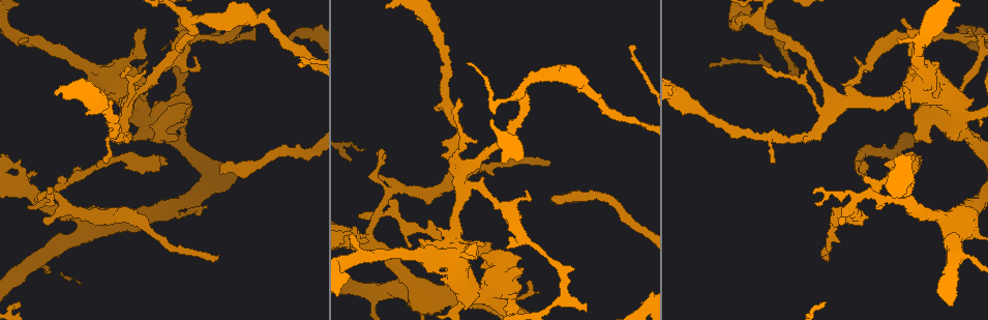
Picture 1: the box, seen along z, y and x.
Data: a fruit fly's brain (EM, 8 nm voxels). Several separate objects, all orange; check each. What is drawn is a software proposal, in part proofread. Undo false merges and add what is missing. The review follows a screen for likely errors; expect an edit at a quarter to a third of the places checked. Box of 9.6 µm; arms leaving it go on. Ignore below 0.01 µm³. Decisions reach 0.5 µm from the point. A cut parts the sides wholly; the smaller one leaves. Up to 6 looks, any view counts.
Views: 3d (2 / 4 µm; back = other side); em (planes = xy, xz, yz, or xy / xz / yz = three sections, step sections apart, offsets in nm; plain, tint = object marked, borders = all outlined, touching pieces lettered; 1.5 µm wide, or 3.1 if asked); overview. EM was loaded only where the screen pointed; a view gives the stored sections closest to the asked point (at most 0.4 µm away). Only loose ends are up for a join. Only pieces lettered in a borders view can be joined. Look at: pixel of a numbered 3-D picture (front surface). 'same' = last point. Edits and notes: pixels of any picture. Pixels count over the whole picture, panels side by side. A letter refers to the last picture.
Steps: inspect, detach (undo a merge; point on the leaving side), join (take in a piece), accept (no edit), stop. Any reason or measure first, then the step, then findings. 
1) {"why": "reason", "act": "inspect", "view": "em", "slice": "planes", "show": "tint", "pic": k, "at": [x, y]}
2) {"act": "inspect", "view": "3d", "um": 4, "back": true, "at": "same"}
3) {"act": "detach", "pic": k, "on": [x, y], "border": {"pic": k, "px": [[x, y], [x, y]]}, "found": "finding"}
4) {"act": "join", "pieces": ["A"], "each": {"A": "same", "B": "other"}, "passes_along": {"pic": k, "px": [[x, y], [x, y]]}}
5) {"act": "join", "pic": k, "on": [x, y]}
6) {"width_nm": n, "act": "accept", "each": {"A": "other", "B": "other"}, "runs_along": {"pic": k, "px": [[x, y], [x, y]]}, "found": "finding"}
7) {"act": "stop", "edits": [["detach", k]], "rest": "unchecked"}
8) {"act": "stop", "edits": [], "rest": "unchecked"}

{"why": "free end", "act": "inspect", "view": "3d", "um": 4, "pic": 1, "at": [128, 67]}

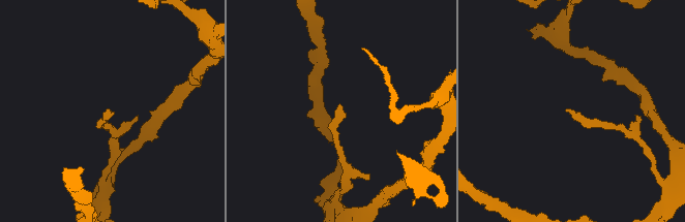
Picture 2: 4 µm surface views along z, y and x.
{"why": "now the EM", "act": "inspect", "view": "em", "slice": "planes", "show": "tint", "pic": 2, "at": [567, 112]}

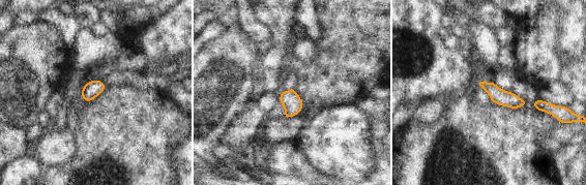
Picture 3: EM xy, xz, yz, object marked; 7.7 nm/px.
{"act": "inspect", "view": "em", "slice": "planes", "show": "borders", "at": "same"}

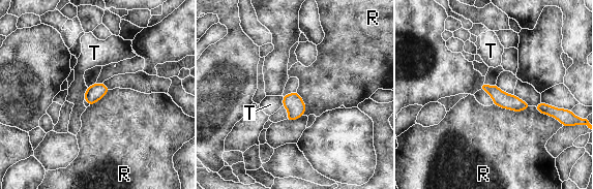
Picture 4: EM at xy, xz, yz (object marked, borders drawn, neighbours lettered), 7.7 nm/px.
{"longest_contact_nm": ["R", 300], "act": "accept", "each": {"R": "other", "T": "other"}, "border": {"pic": 4, "px": [[494, 103], [516, 112], [531, 106]]}, "found": "no lettered piece goes on from it"}

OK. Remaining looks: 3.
{"act": "inspect", "view": "em", "slice": "planes", "show": "borders", "pic": 1, "at": [176, 137]}

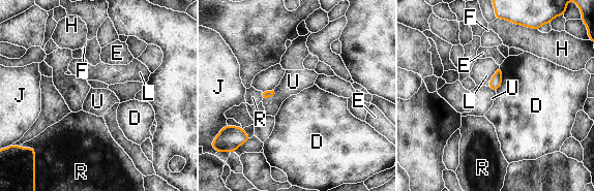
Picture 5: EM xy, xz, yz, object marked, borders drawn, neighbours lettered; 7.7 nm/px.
{"act": "accept", "each": {"D": "other", "E": "other", "F": "other", "H": "other", "J": "other", "L": "other", "R": "other", "U": "other"}, "border": {"pic": 5, "px": [[500, 68], [501, 86], [496, 91]]}, "found": "no lettered piece goes on from it"}

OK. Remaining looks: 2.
{"why": "branch stops here", "act": "inspect", "view": "em", "slice": "xz", "step": 8, "show": "tint", "pic": 1, "at": [50, 192]}

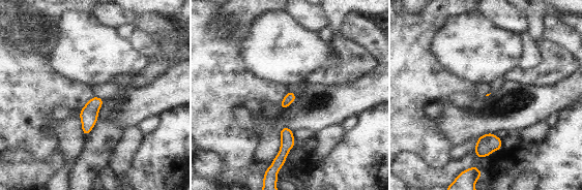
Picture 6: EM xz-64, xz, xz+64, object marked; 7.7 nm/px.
{"why": "another direction", "act": "inspect", "view": "em", "slice": "planes", "show": "borders", "at": "same"}

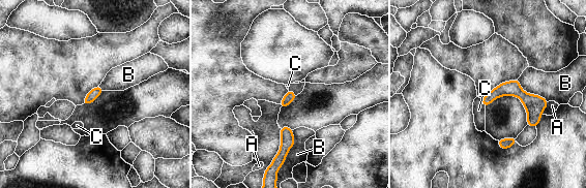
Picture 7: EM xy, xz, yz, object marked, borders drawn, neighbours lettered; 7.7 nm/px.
{"act": "accept", "each": {"A": "other", "B": "other", "C": "other"}, "border": {"pic": 7, "px": [[293, 130], [295, 144], [279, 168]]}, "found": "none of them fits"}

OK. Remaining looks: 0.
{"act": "stop", "edits": [], "rest": "unchecked"}

